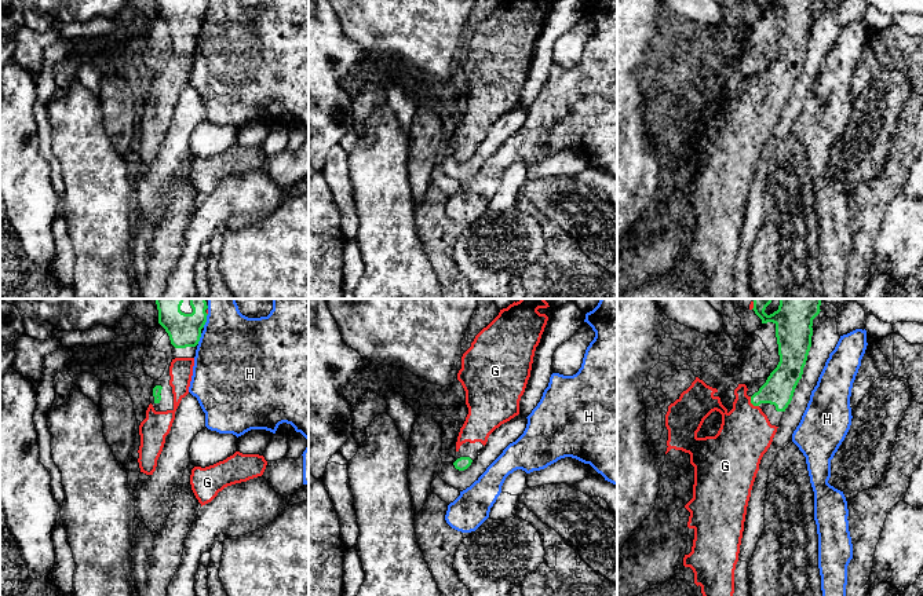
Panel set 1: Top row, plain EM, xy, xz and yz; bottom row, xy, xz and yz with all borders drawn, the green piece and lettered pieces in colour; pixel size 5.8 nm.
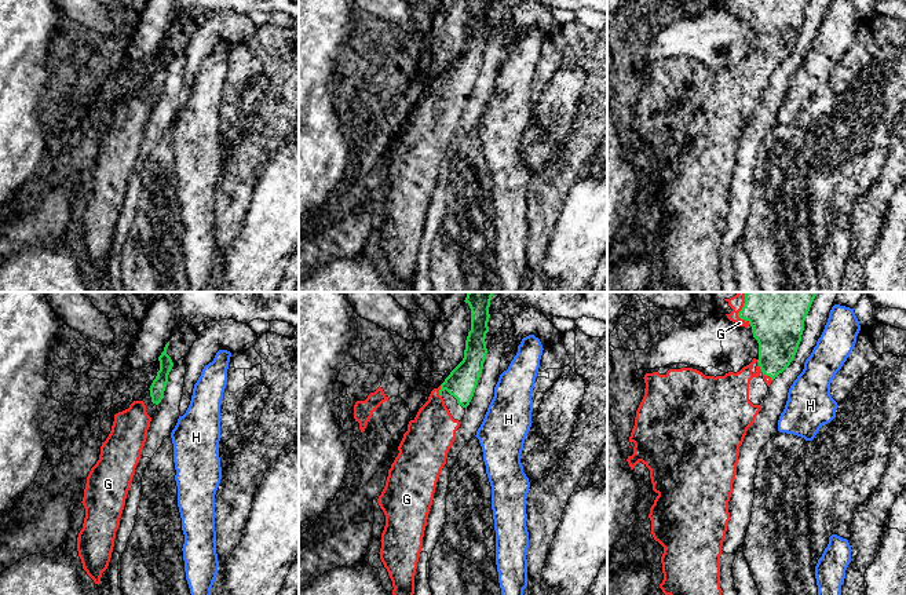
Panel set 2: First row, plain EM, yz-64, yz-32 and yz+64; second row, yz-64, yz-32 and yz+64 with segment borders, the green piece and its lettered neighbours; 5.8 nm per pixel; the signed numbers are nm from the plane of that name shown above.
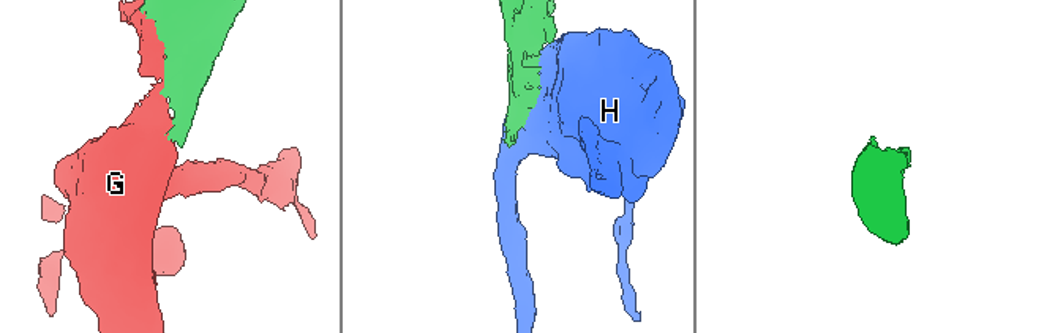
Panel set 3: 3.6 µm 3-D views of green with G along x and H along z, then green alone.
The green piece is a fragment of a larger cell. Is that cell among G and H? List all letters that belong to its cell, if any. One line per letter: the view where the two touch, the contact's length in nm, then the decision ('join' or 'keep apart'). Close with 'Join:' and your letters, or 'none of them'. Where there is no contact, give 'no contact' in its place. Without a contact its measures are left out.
G: yz | 80 nm | join
H: xy | 70 nm | keep apart
Join: G

